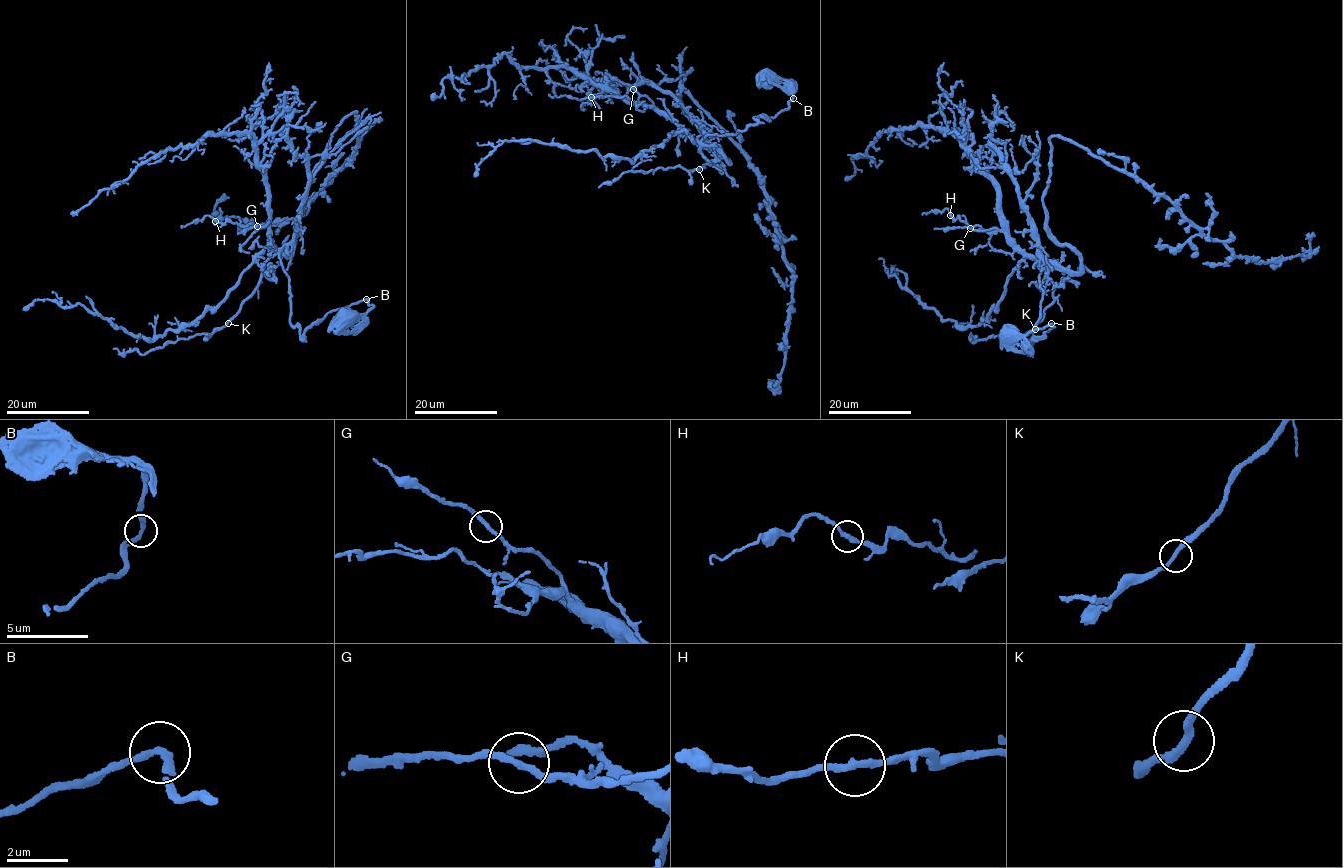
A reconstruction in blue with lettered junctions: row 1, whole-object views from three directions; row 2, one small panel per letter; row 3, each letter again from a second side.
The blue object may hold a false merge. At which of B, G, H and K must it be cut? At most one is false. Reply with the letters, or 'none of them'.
none of them

